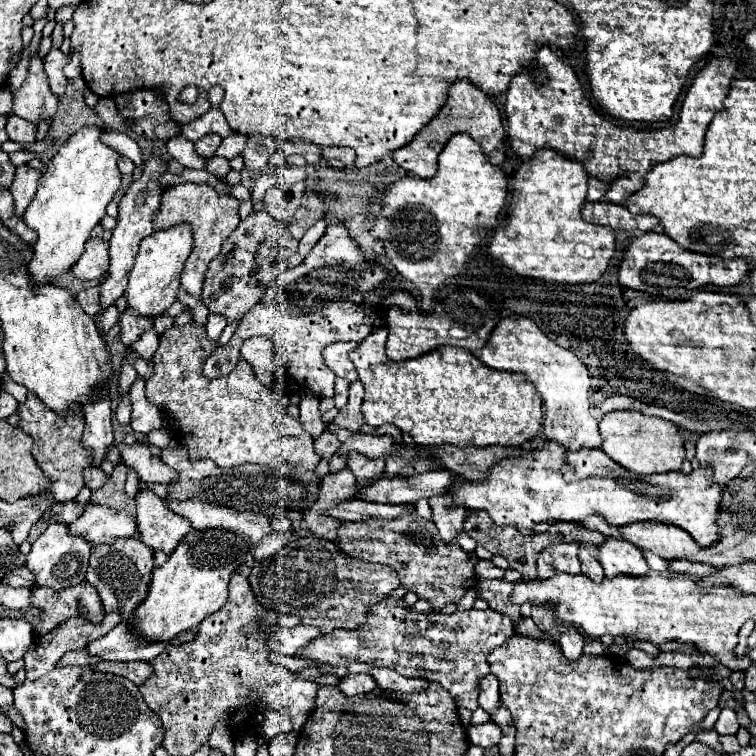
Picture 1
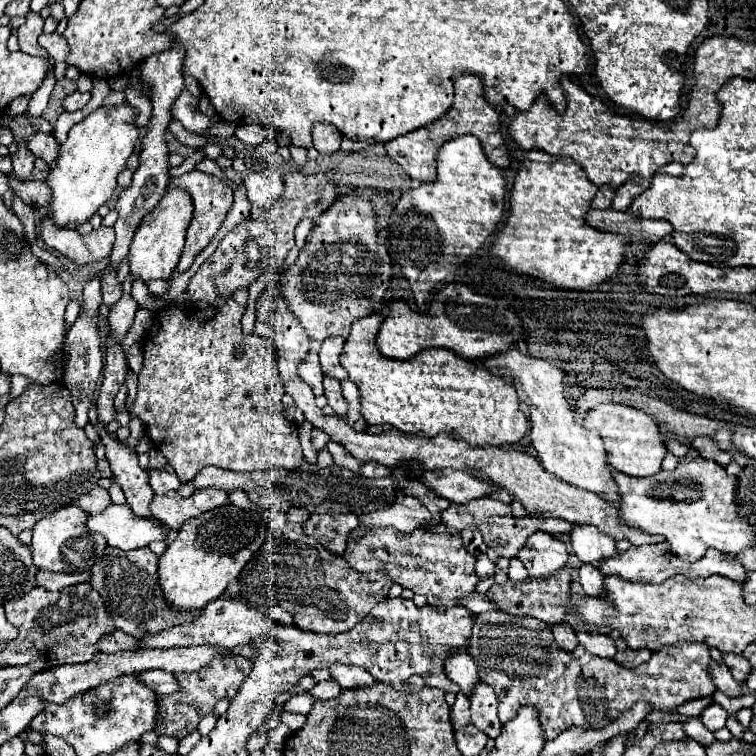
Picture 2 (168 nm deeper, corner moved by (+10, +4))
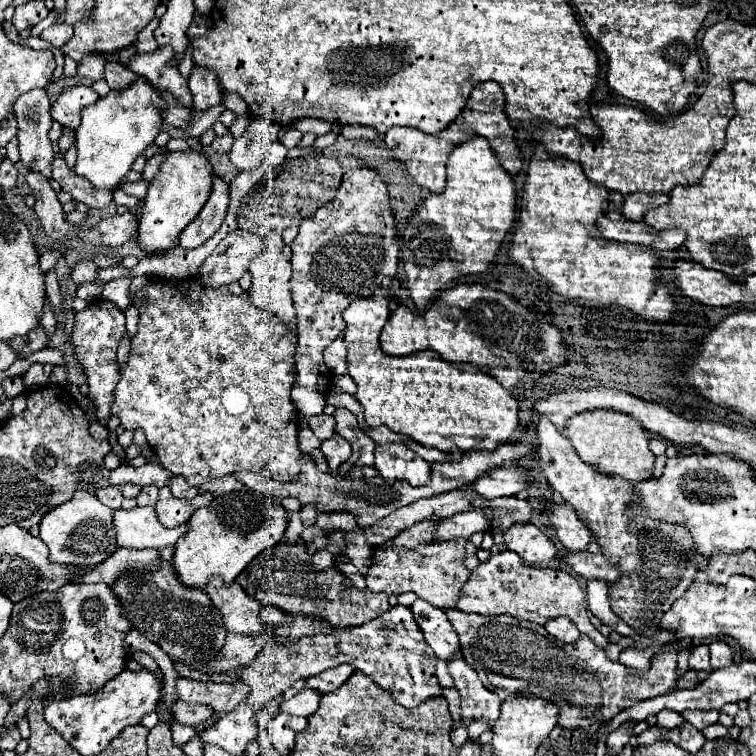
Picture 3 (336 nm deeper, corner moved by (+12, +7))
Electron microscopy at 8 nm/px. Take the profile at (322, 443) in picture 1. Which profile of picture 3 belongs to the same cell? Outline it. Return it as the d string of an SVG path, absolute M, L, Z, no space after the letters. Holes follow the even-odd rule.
M312 415L312 417L306 417L308 421L308 427L312 429L312 433L324 441L328 437L334 437L334 417L328 417L328 415Z

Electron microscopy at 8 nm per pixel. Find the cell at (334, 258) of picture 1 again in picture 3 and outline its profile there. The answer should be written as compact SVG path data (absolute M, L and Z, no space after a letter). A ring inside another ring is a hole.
M370 169L348 173L342 179L336 199L300 223L298 237L290 247L294 251L290 291L298 315L298 343L304 347L296 353L298 381L292 389L292 399L300 413L320 415L326 405L326 397L320 391L320 379L324 379L322 351L346 329L342 311L352 301L368 297L374 289L382 289L396 275L396 223L388 189L380 175Z

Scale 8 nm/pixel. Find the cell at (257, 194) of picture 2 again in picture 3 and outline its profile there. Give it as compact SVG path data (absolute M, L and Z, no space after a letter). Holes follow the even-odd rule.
M254 119L246 127L246 131L234 141L230 149L230 161L238 167L238 171L248 171L260 167L264 153L278 139L278 125L266 119Z

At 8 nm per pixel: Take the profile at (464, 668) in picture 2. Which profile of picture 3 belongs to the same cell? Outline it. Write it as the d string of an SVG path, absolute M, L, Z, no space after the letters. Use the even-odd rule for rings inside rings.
M416 599L410 609L414 613L416 623L424 631L424 639L434 649L436 659L442 659L448 663L452 659L452 655L460 653L460 641L456 637L456 631L452 629L452 625L442 609L434 607L432 603L428 603L424 599Z

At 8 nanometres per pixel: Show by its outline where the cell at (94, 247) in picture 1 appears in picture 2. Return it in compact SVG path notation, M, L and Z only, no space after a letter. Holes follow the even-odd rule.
M42 216L40 228L42 228L40 230L42 240L48 248L62 252L64 256L72 258L80 266L86 266L86 264L92 264L110 256L114 240L116 240L114 228L100 226L98 230L92 230L90 234L82 236L74 228L56 226L50 220L50 216Z

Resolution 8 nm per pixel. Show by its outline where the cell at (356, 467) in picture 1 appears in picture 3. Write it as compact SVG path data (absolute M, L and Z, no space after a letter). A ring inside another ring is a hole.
M334 435L332 439L322 441L320 449L326 455L328 471L330 473L336 473L338 467L340 467L340 463L344 463L350 457L350 443L344 437L340 437L340 435Z

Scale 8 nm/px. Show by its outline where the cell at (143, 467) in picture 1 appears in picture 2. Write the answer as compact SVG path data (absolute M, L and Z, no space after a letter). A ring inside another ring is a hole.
M150 470L148 484L152 486L154 494L166 494L166 492L178 490L182 486L180 480L178 480L178 476L168 474L168 472L160 472L160 470Z

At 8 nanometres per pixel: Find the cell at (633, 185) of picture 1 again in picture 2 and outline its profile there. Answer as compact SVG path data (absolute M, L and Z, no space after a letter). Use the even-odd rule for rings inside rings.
M626 182L622 188L616 190L612 208L614 210L620 210L620 212L628 212L630 204L634 202L634 198L640 196L642 192L644 192L644 186L642 184L638 184L638 182Z

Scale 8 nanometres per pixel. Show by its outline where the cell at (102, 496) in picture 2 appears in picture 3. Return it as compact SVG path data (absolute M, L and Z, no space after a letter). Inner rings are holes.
M118 487L98 489L98 491L96 491L96 497L98 497L104 505L108 505L108 507L112 507L112 509L120 509L120 503L122 503L122 499L124 499Z

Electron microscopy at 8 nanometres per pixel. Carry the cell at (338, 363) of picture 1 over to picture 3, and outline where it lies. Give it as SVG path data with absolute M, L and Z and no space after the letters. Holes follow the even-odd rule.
M342 335L336 337L326 349L324 349L324 363L334 375L346 373L346 345L342 341Z

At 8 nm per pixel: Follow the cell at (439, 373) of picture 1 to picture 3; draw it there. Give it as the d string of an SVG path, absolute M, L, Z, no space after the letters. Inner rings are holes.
M378 289L372 297L354 301L346 311L344 311L344 321L346 321L346 333L344 333L344 343L348 345L348 375L354 379L358 385L356 399L364 409L364 419L370 427L378 425L388 425L390 431L402 433L410 439L416 441L418 433L438 433L444 437L468 437L474 439L472 447L474 449L488 449L494 451L500 443L508 443L508 439L514 437L518 429L518 403L516 399L488 373L482 369L470 365L470 363L450 363L444 361L438 353L434 351L418 351L408 357L390 357L384 355L380 345L379 337L388 321L390 309L388 309L388 291Z

